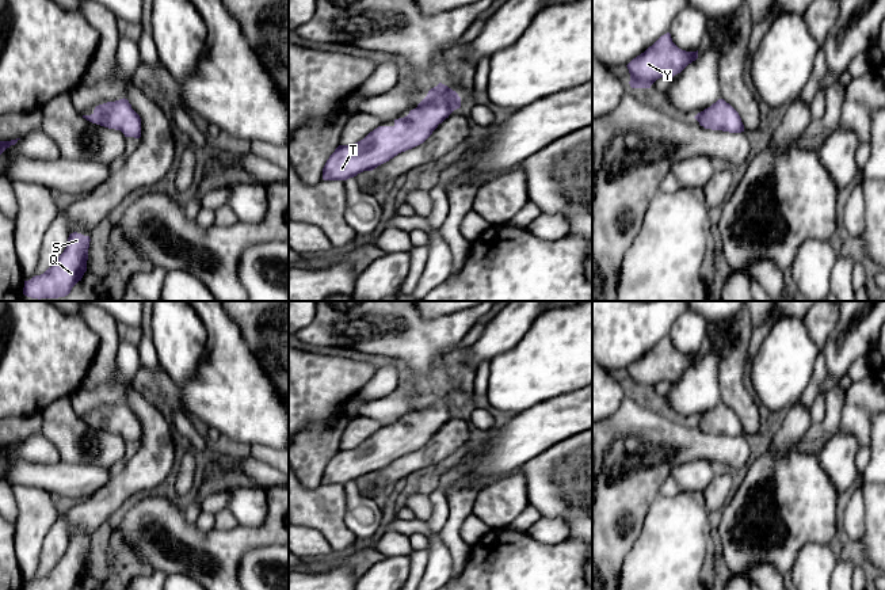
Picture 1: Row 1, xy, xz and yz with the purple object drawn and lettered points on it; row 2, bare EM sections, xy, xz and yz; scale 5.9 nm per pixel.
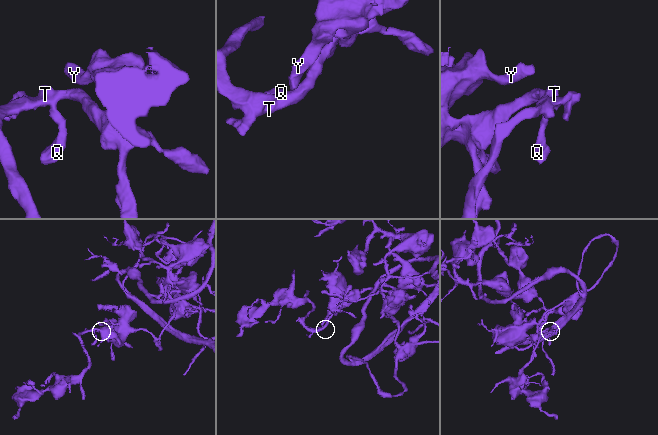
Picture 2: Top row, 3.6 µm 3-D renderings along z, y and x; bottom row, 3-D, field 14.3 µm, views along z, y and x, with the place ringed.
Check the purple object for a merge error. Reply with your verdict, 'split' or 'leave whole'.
leave whole

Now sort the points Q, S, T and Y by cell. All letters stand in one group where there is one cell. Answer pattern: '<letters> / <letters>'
Q S T Y

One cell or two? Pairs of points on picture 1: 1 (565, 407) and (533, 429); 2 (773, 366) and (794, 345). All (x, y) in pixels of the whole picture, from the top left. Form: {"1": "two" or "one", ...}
{"1": "one", "2": "one"}

